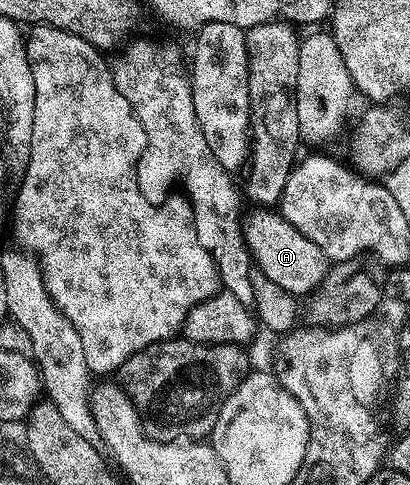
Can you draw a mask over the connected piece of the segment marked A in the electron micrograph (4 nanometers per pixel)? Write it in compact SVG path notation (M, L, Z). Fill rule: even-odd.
M264 209L257 218L248 223L246 229L247 249L251 252L254 265L269 280L274 280L285 292L296 296L311 296L322 285L329 269L329 260L309 236L301 236L297 228L283 219L274 209Z

